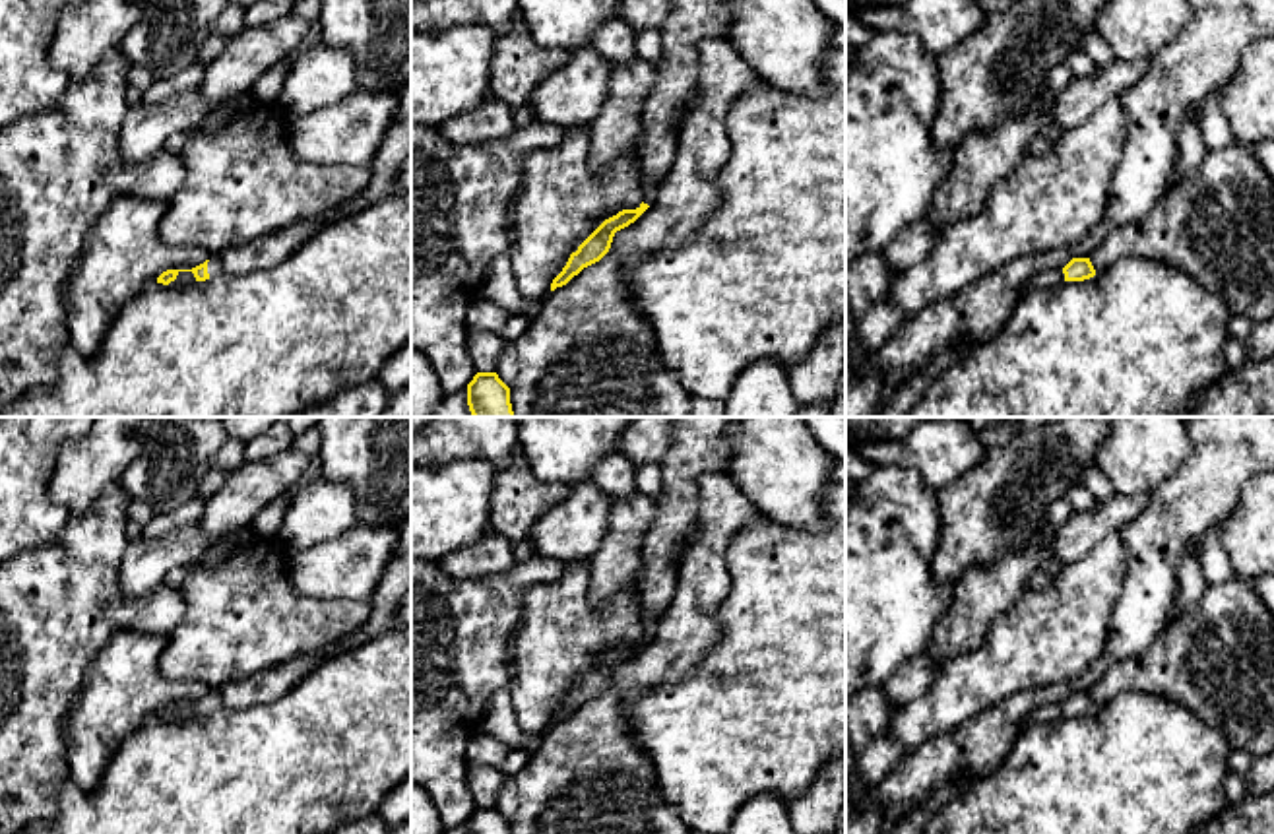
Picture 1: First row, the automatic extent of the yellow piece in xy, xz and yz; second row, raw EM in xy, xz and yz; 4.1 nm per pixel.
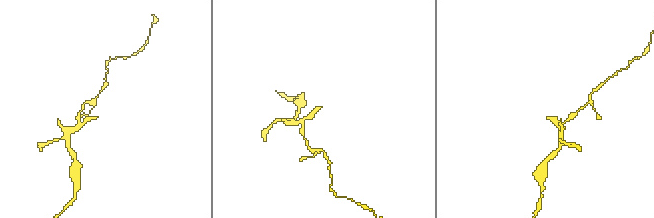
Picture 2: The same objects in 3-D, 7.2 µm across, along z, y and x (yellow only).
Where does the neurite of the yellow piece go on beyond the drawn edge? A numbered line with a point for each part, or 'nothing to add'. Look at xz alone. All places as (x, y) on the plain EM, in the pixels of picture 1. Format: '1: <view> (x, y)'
1: xz (700, 445)

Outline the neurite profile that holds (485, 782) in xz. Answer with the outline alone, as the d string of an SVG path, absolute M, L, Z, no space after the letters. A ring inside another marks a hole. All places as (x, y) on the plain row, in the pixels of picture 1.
M469 764L467 786L477 807L494 807L506 774L498 766Z

